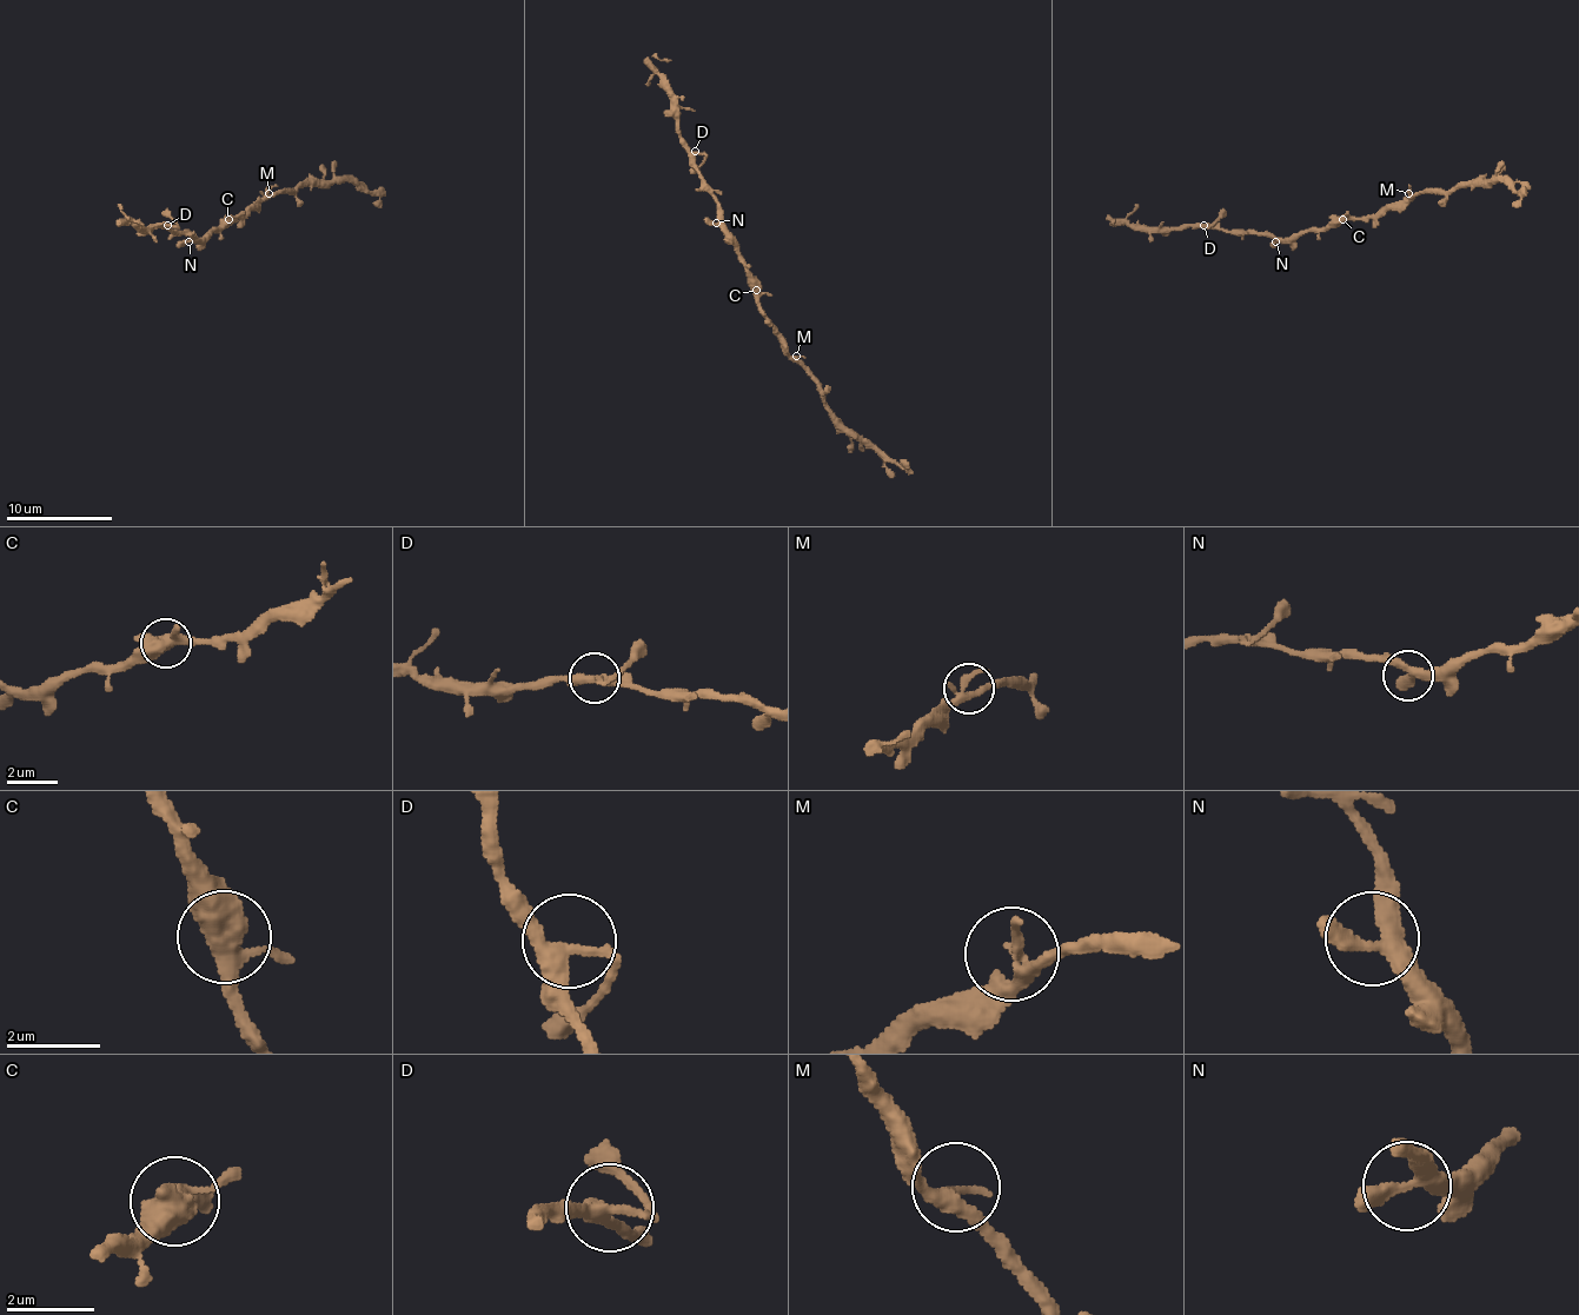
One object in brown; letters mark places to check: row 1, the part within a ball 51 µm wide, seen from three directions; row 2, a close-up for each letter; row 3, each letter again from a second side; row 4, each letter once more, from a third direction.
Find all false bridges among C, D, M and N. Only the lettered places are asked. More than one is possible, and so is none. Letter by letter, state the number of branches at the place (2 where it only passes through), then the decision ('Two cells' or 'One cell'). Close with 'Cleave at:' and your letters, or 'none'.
C: Branches: 4. One cell
D: Branches: 3. One cell
M: Branches: 3. One cell
N: Branches: 3. One cell
Cleave at: none

